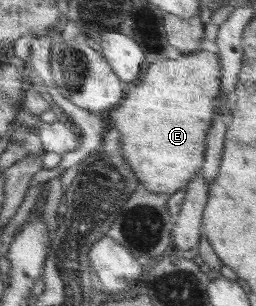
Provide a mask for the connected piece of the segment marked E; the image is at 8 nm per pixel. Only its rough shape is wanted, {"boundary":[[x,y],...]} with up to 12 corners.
{"boundary":[[215,50],[151,63],[106,112],[151,193],[199,172]]}

